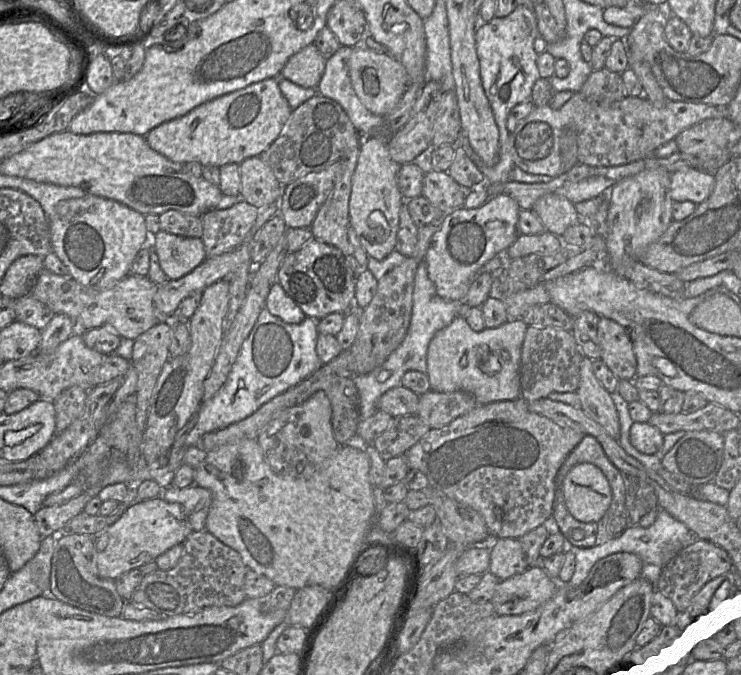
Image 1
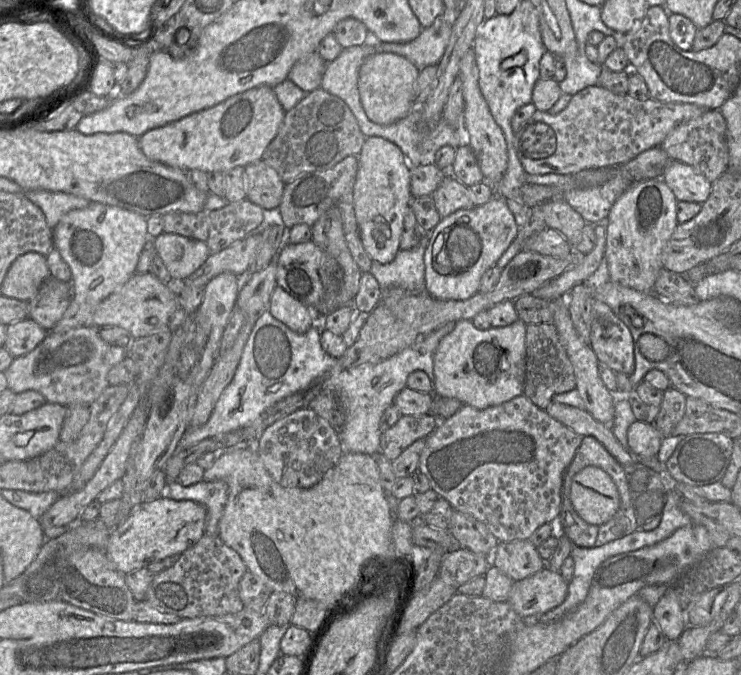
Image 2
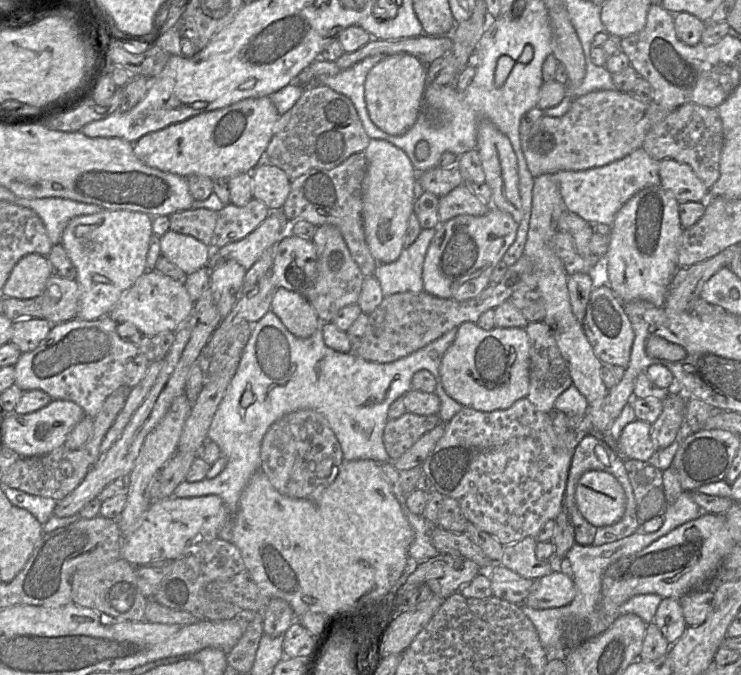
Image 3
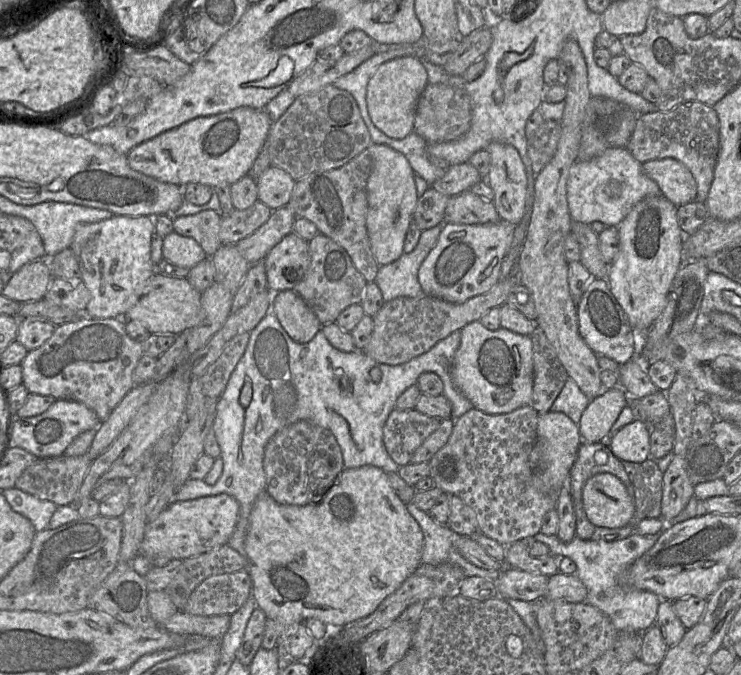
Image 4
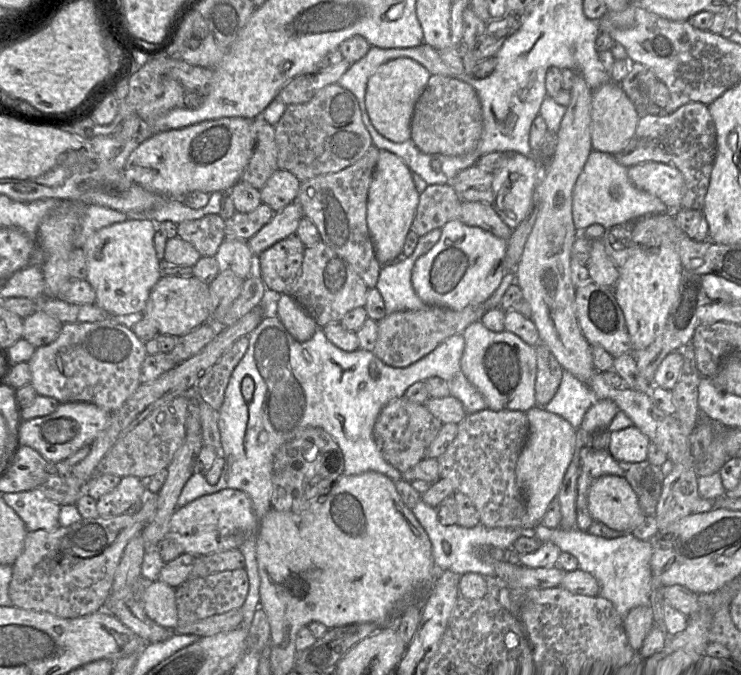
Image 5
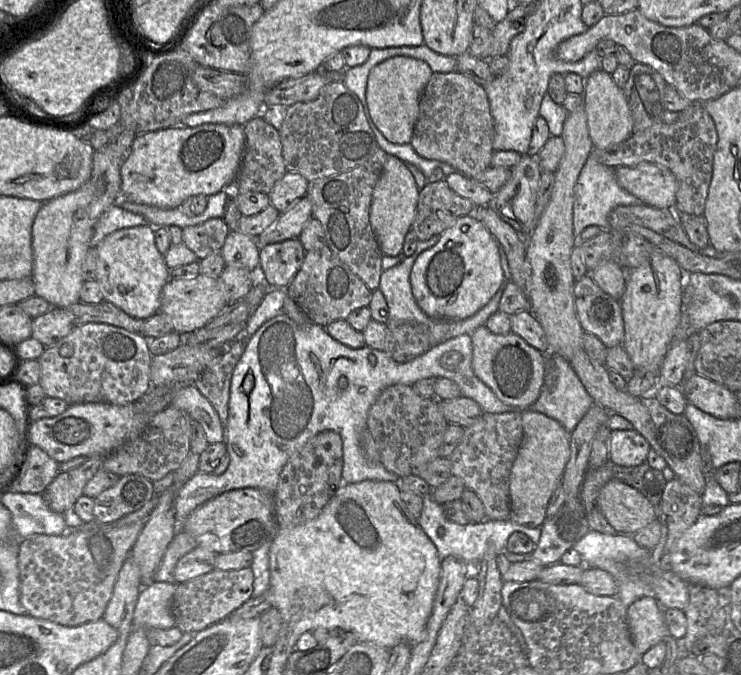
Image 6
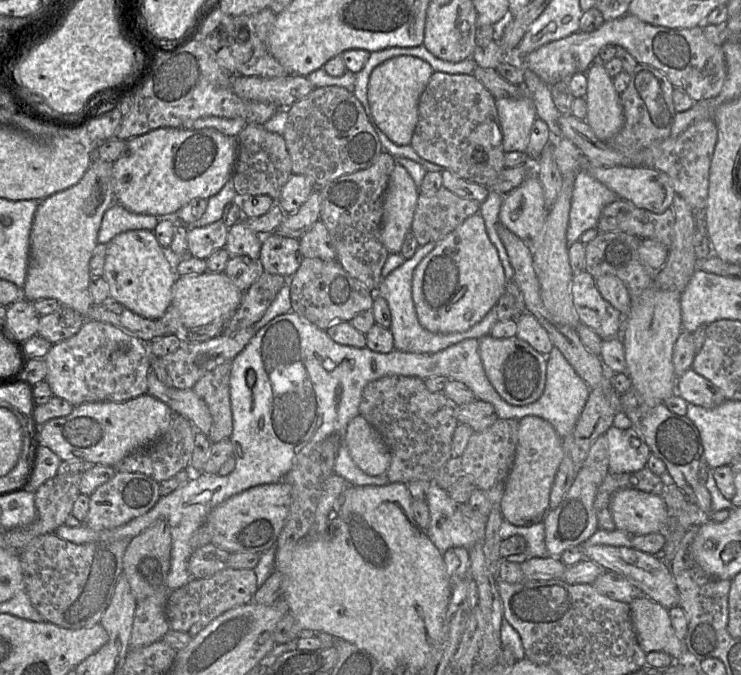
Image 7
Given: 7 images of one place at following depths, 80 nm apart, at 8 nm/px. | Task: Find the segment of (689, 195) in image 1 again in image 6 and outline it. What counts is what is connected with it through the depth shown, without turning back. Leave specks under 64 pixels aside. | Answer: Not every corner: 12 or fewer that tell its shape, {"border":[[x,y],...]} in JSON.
{"border":[[617,167],[619,185],[643,204],[674,209],[678,182],[667,168]]}

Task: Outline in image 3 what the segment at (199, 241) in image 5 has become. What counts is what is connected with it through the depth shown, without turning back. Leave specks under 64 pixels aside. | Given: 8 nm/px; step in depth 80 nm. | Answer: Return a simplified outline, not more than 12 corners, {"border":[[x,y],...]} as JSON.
{"border":[[179,211],[169,216],[170,230],[210,247],[217,212]]}

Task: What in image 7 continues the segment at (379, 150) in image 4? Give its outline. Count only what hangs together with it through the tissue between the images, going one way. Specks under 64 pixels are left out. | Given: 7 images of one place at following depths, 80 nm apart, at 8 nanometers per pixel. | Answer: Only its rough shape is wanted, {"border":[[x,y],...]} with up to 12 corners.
{"border":[[396,163],[384,196],[381,240],[400,253],[419,197]]}

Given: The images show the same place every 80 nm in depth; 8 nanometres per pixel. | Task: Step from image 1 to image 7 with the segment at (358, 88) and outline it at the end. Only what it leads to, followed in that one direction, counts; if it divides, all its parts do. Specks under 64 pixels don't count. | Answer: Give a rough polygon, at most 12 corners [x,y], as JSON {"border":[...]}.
{"border":[[413,56],[376,66],[368,102],[378,127],[409,145],[434,70]]}

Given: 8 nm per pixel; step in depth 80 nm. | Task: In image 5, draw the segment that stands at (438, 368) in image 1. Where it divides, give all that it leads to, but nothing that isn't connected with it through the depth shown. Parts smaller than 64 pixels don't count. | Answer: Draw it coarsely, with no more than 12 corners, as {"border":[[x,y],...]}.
{"border":[[481,321],[461,370],[488,409],[536,406],[534,346]]}

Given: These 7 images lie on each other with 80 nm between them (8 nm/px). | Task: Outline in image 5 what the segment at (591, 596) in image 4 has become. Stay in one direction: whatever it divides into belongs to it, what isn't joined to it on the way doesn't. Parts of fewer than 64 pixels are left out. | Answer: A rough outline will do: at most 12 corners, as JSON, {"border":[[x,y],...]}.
{"border":[[534,529],[576,557],[623,620],[650,606],[652,540]]}

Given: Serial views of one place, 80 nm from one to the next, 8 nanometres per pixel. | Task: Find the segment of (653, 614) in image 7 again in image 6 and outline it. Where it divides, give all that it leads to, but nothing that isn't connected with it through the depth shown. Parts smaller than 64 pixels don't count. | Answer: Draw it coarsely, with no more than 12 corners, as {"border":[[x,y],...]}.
{"border":[[654,596],[627,609],[632,641],[641,656],[669,636]]}

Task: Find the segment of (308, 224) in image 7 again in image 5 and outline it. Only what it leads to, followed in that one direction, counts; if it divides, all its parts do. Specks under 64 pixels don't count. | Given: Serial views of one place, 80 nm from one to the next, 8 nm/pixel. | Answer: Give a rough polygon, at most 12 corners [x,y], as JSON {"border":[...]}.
{"border":[[298,201],[275,212],[247,240],[255,257],[296,234],[303,216]]}

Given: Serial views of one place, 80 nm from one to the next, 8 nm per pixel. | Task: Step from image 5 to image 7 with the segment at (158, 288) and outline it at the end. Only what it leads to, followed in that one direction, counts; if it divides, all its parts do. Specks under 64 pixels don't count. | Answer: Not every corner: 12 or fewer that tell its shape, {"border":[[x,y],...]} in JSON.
{"border":[[222,273],[178,276],[183,331],[230,319],[243,292]]}

